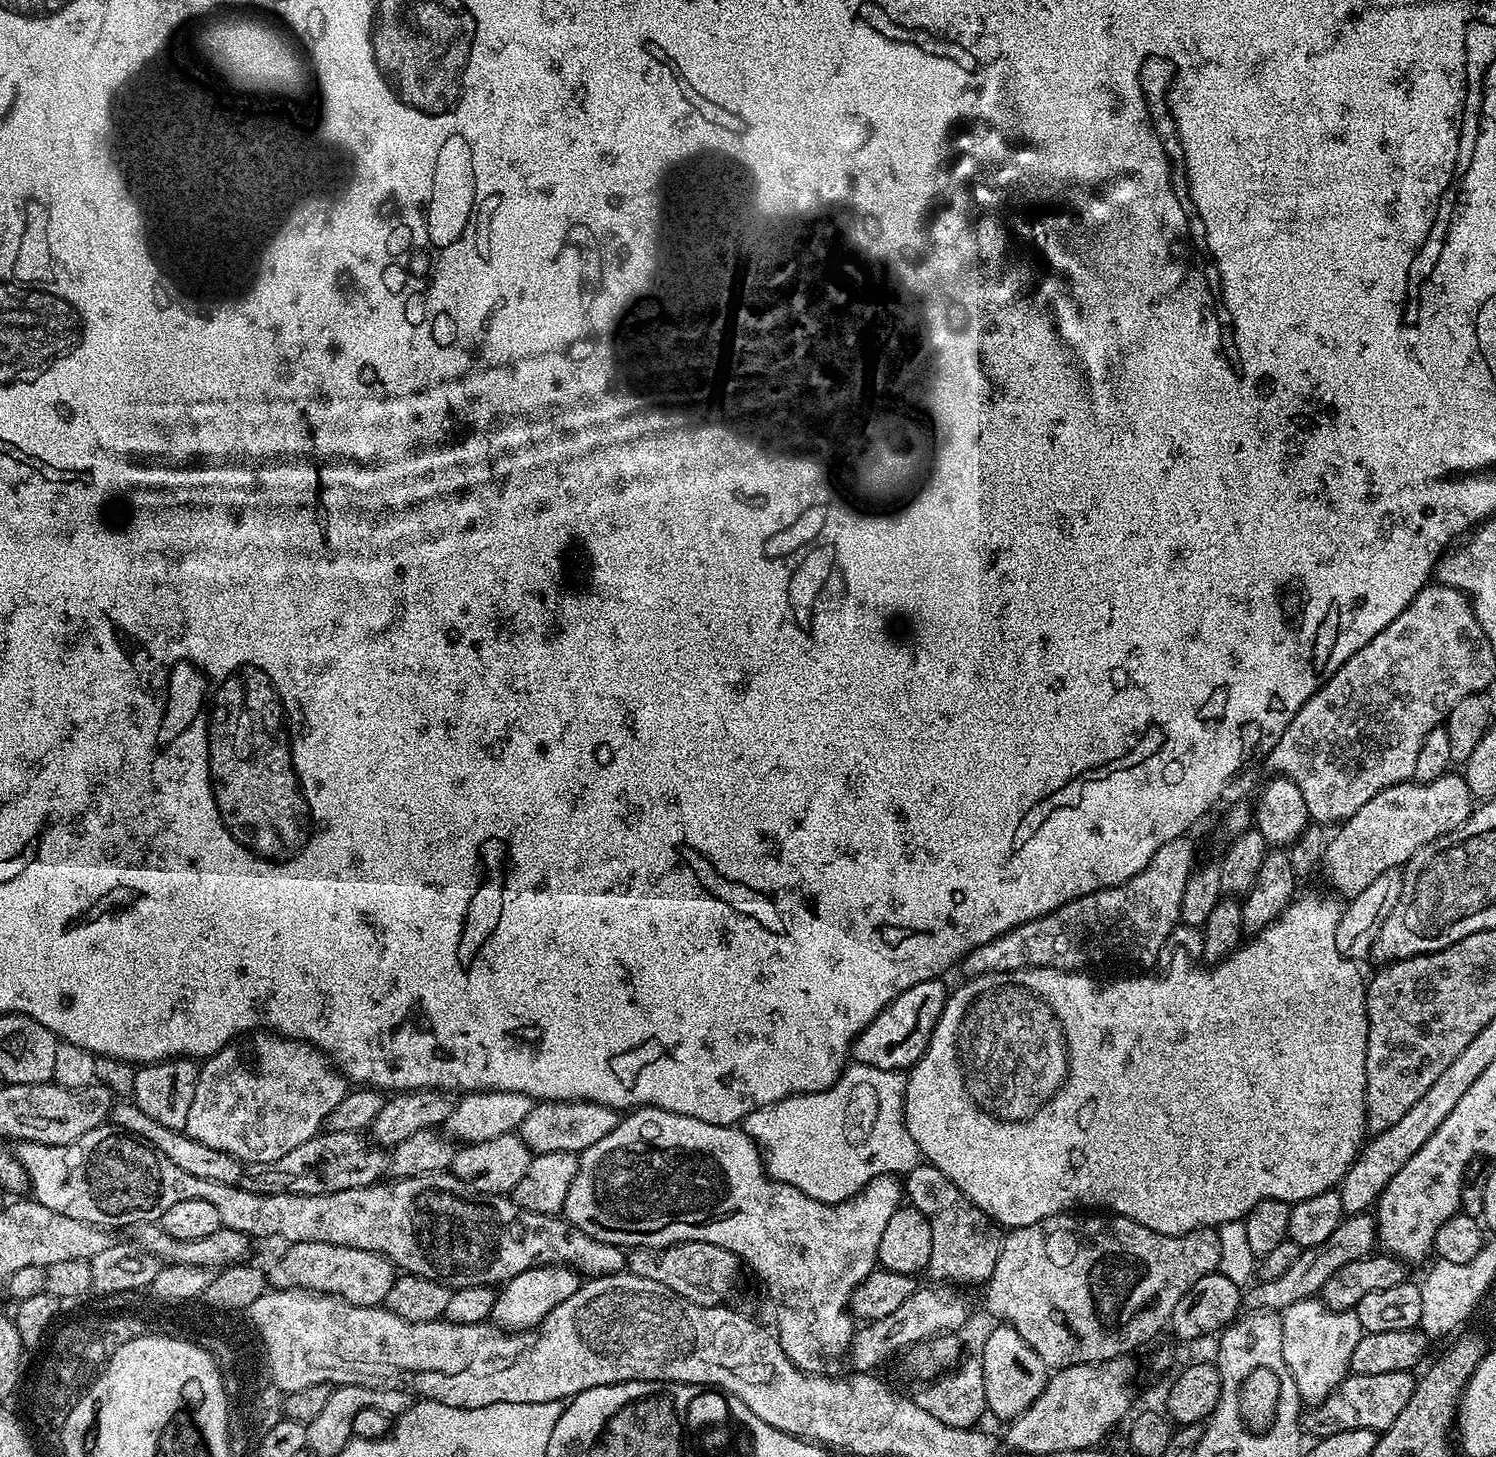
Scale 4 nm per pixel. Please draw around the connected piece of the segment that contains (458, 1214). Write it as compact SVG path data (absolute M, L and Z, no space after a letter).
M105 1122L100 1127L90 1130L90 1134L82 1134L82 1138L78 1138L74 1142L70 1142L66 1146L46 1146L42 1142L26 1142L19 1141L14 1148L16 1161L26 1170L28 1175L28 1183L30 1185L31 1195L42 1206L50 1206L50 1210L58 1210L58 1214L66 1214L66 1218L78 1218L87 1224L93 1224L95 1228L105 1230L113 1230L112 1228L128 1228L139 1226L142 1224L155 1224L161 1218L162 1214L166 1214L166 1210L170 1210L170 1206L176 1205L178 1202L186 1202L190 1198L199 1198L202 1202L211 1202L218 1209L218 1218L223 1227L230 1230L238 1230L243 1236L264 1240L267 1236L277 1236L278 1239L284 1240L288 1244L297 1244L298 1242L326 1242L327 1244L337 1244L338 1246L350 1246L351 1248L365 1248L371 1252L382 1254L396 1265L401 1273L409 1276L421 1276L422 1278L430 1278L436 1280L440 1284L444 1284L450 1290L457 1288L465 1288L466 1286L503 1286L507 1284L510 1278L514 1278L518 1274L522 1274L522 1270L530 1270L537 1268L543 1264L567 1264L568 1267L580 1273L584 1278L595 1278L597 1276L613 1276L615 1272L625 1271L626 1254L623 1249L606 1242L598 1242L594 1238L590 1238L582 1230L578 1230L567 1220L560 1216L547 1216L546 1214L534 1214L522 1210L522 1206L518 1206L511 1198L504 1194L489 1194L487 1192L473 1192L471 1190L461 1190L462 1185L455 1176L448 1172L435 1172L429 1176L415 1176L414 1178L406 1178L405 1180L393 1179L392 1184L384 1184L385 1182L377 1182L366 1186L365 1188L355 1188L354 1190L338 1190L334 1194L318 1194L317 1196L307 1196L306 1194L258 1194L246 1190L243 1186L234 1184L223 1184L222 1182L209 1182L207 1178L194 1178L194 1174L186 1174L186 1170L181 1168L174 1162L170 1162L170 1158L166 1158L166 1154L162 1154L154 1145L146 1143L141 1136L136 1136L132 1132L127 1132L124 1128L118 1128L111 1122Z

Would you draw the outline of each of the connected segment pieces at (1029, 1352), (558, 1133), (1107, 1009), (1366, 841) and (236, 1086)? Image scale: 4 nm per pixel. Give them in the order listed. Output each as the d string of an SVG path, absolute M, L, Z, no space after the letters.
M1008 1325L996 1327L986 1338L980 1354L983 1378L986 1382L987 1411L1003 1422L1011 1422L1022 1415L1042 1394L1050 1370L1035 1353L1034 1348L1016 1330Z
M541 1100L533 1103L530 1114L522 1118L518 1129L520 1141L535 1155L555 1152L581 1153L586 1151L598 1138L610 1134L622 1119L615 1108L592 1104L588 1100Z
M1301 891L1290 907L1281 914L1270 926L1255 933L1249 942L1241 943L1235 952L1230 953L1220 963L1211 967L1192 968L1196 966L1176 966L1165 976L1148 976L1152 974L1132 974L1121 980L1112 980L1101 988L1096 988L1096 980L1092 974L1083 971L1064 972L1060 968L1023 968L1013 972L991 972L965 979L965 984L953 987L948 994L948 1001L934 1026L934 1034L930 1038L928 1048L919 1062L907 1073L906 1090L904 1091L904 1121L910 1130L910 1138L920 1148L921 1157L927 1163L937 1167L974 1204L982 1209L1000 1226L1011 1230L1030 1226L1034 1222L1042 1222L1048 1216L1059 1216L1069 1210L1076 1210L1079 1204L1085 1204L1088 1210L1107 1210L1109 1213L1125 1216L1158 1234L1167 1236L1185 1236L1196 1228L1210 1228L1230 1222L1243 1220L1249 1210L1263 1200L1287 1200L1297 1202L1312 1199L1316 1195L1333 1191L1340 1179L1348 1173L1348 1167L1359 1156L1366 1140L1368 1119L1366 1118L1366 1042L1368 1041L1368 1011L1366 1010L1365 977L1360 977L1357 961L1347 960L1338 950L1338 942L1334 942L1334 930L1338 930L1342 904L1335 895L1324 892Z
M1452 775L1425 784L1409 782L1384 788L1362 810L1343 821L1337 827L1340 829L1331 833L1322 865L1322 873L1332 883L1331 891L1344 898L1362 894L1378 874L1386 874L1391 868L1403 869L1422 846L1466 823L1474 811L1474 797L1463 775Z
M263 1030L232 1041L220 1052L207 1057L199 1069L194 1103L190 1106L183 1132L214 1150L234 1154L234 1158L245 1165L278 1162L282 1154L290 1154L290 1150L302 1146L302 1142L310 1142L310 1138L319 1136L330 1114L350 1091L348 1077L313 1044Z

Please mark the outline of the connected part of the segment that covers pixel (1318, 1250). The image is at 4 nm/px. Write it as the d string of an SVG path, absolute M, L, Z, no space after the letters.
M1345 1215L1337 1229L1330 1234L1330 1238L1326 1238L1324 1242L1316 1246L1303 1249L1298 1254L1298 1262L1294 1262L1294 1266L1290 1266L1290 1270L1286 1270L1286 1274L1281 1274L1273 1280L1260 1280L1253 1283L1243 1293L1243 1307L1248 1310L1263 1310L1282 1314L1290 1306L1294 1306L1294 1302L1313 1299L1320 1293L1322 1286L1326 1286L1327 1279L1333 1274L1338 1274L1338 1270L1342 1270L1342 1266L1346 1266L1348 1262L1354 1262L1363 1256L1373 1255L1377 1244L1375 1215Z

